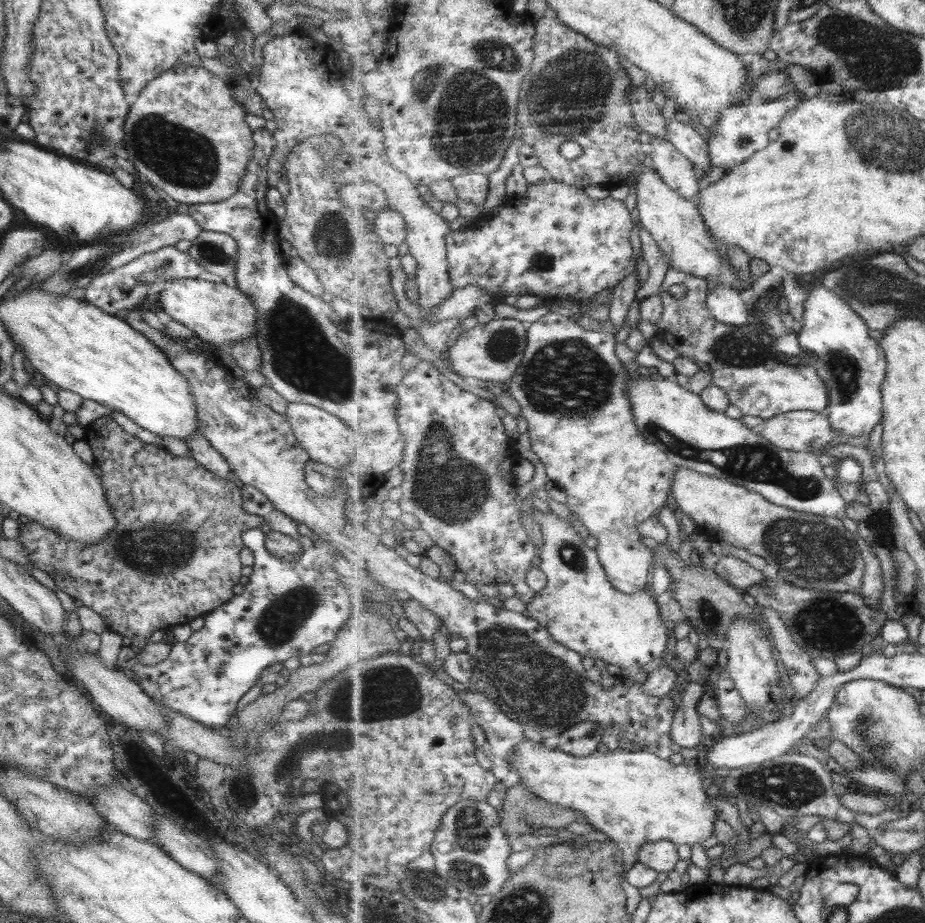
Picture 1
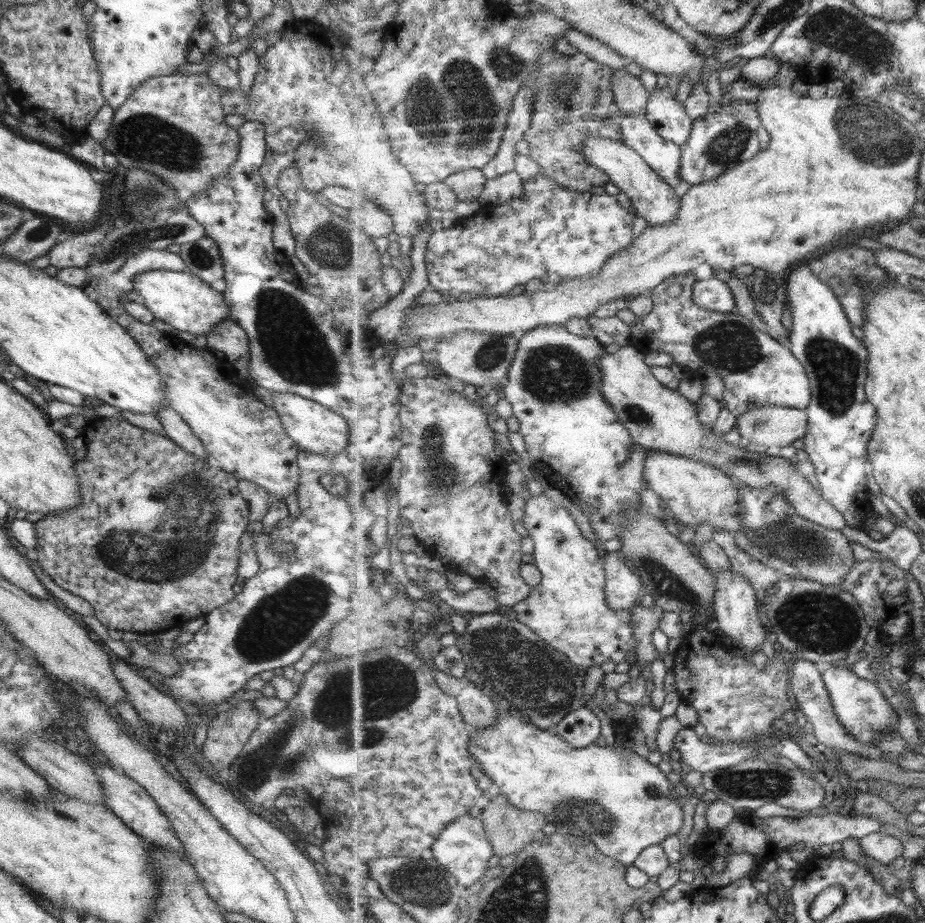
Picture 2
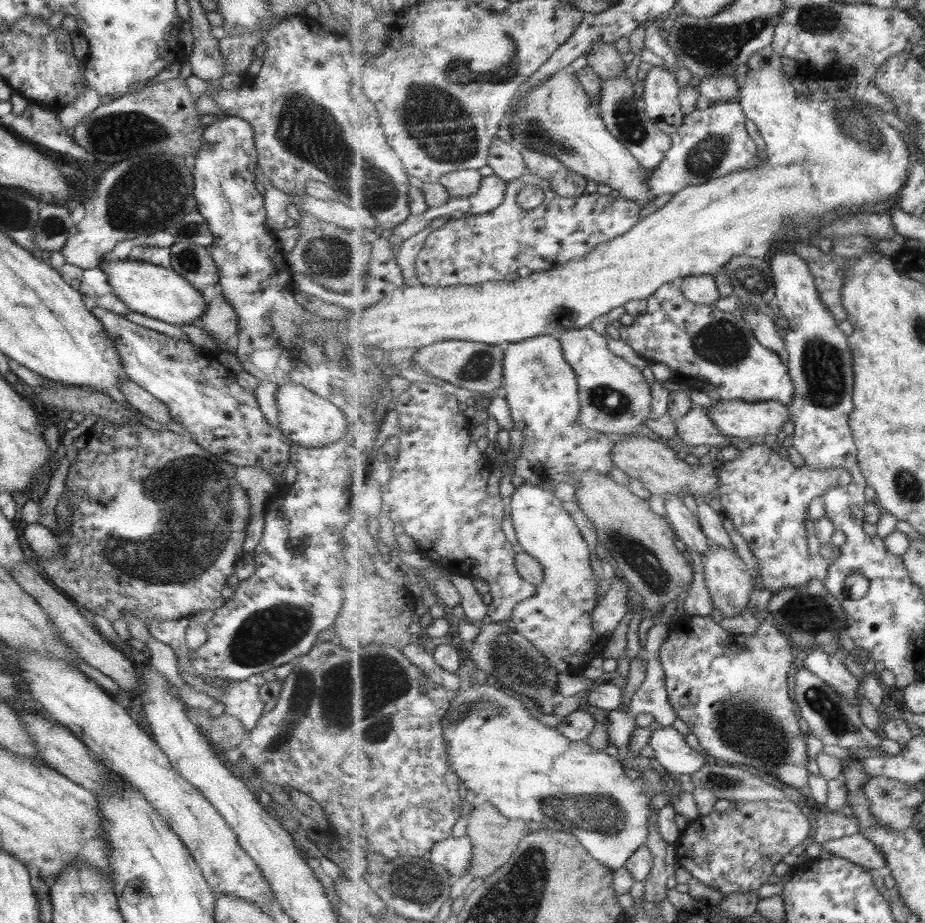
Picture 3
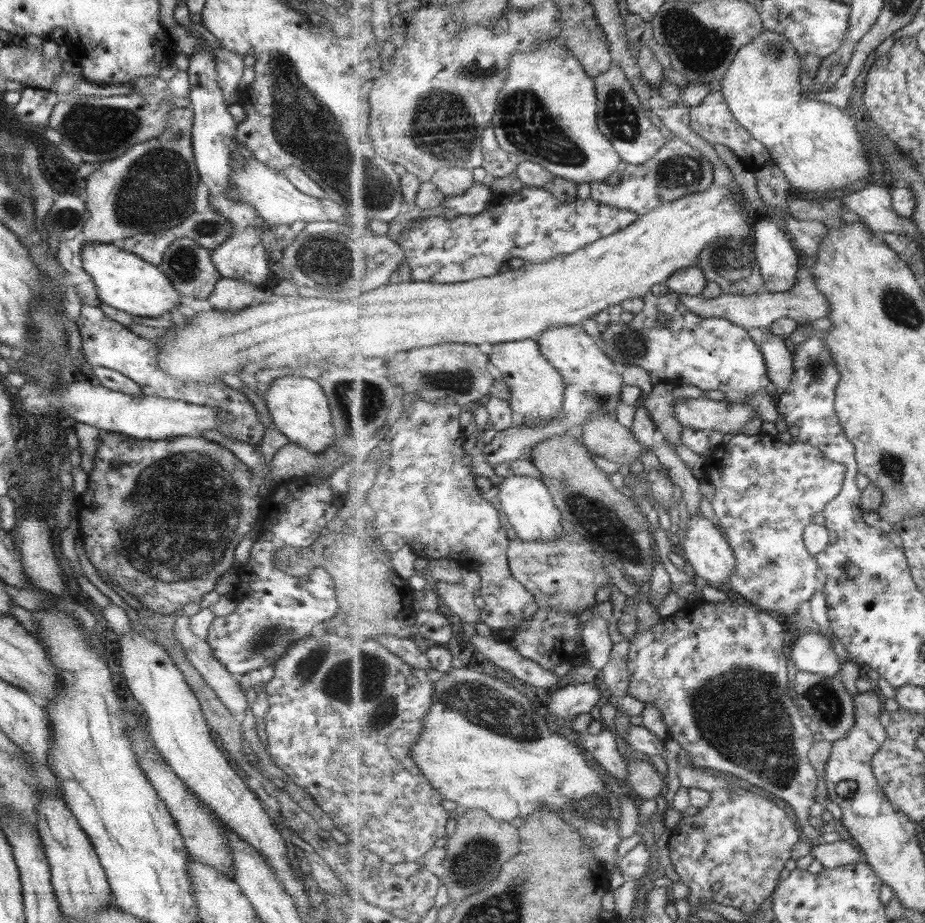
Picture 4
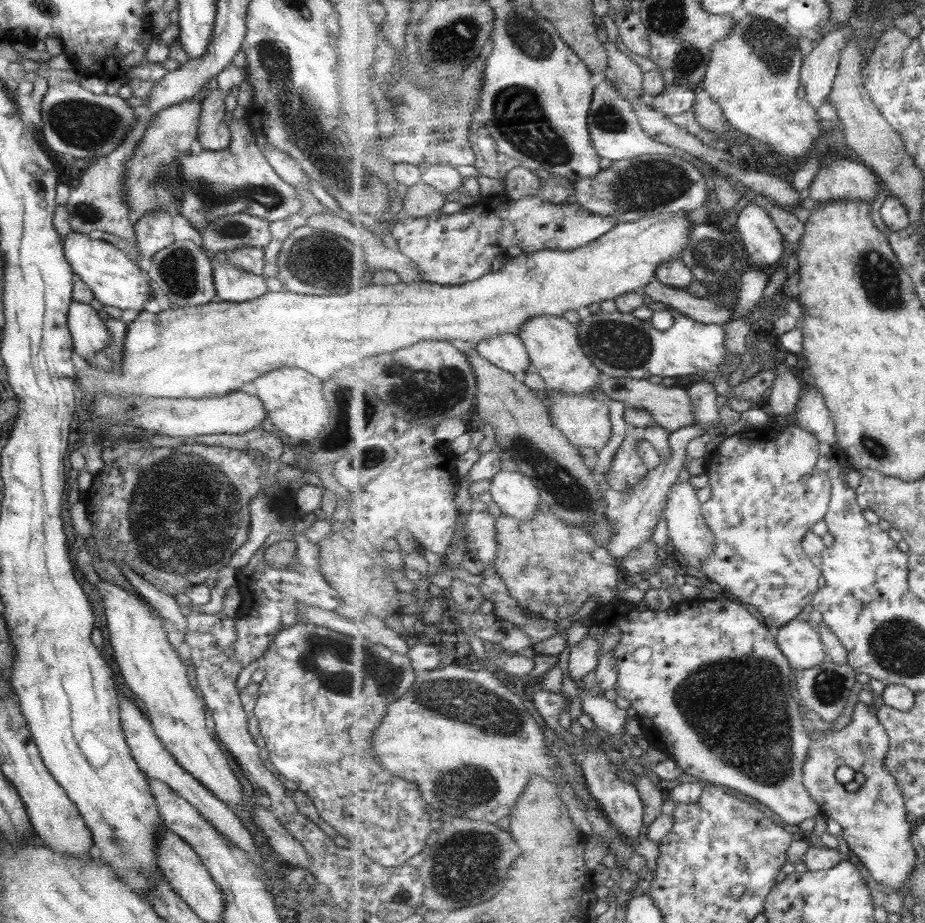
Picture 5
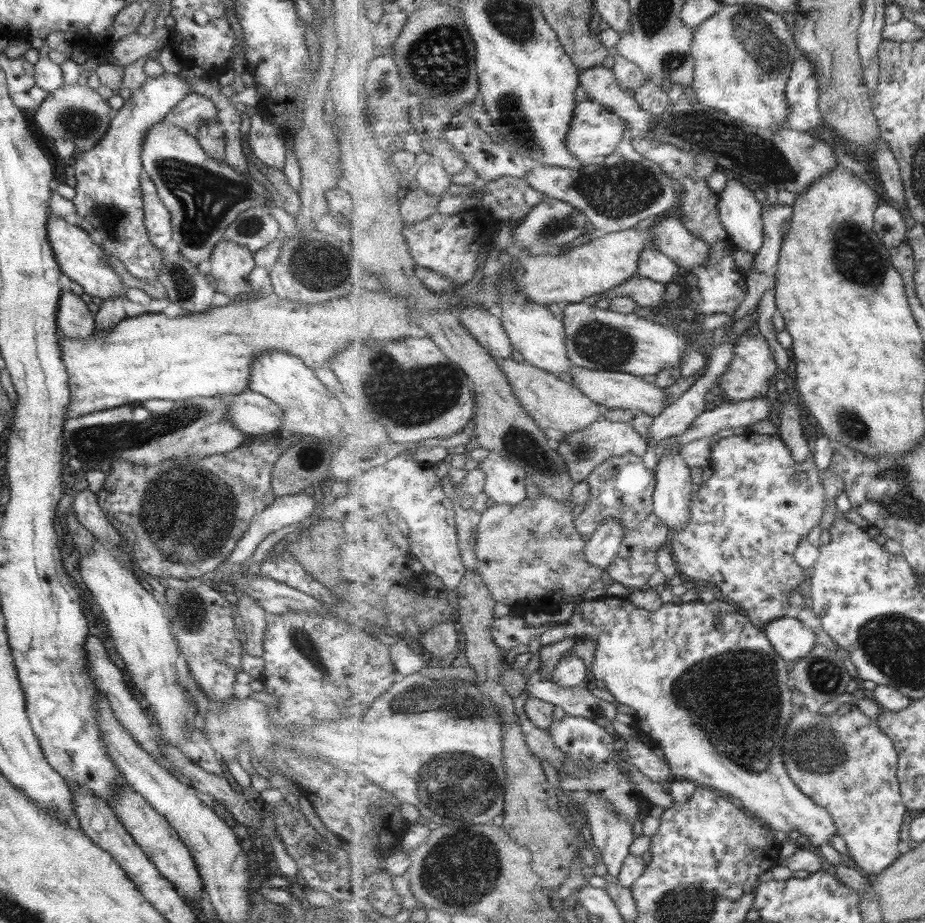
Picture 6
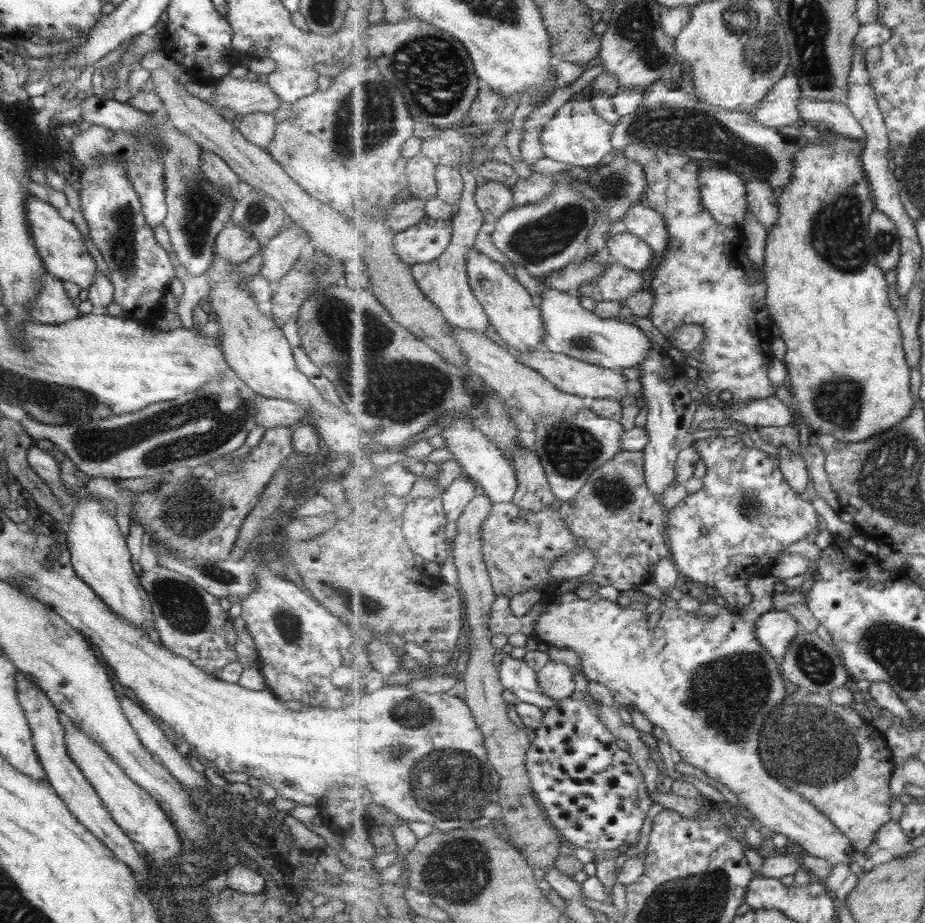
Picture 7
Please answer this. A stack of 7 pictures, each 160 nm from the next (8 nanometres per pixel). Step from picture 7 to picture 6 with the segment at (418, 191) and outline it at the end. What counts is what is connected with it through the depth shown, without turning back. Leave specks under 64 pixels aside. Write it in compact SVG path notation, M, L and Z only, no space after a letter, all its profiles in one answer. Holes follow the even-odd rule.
M429 156L426 162L418 167L414 178L414 186L421 187L431 195L448 194L451 186L451 174L447 172L439 157Z

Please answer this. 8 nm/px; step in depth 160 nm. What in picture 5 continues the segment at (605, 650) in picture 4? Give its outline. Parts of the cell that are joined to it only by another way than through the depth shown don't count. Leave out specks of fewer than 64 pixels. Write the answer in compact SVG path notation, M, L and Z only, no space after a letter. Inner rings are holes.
M586 636L577 646L570 649L568 656L568 676L579 682L583 676L587 676L591 670L598 667L602 644Z

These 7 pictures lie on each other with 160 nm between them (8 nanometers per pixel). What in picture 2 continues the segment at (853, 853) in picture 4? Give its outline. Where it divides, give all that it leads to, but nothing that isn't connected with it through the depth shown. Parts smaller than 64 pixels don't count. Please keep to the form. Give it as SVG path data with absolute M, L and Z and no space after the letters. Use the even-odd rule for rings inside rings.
M880 830L858 839L858 844L866 856L888 865L903 855L903 843L891 836L883 834Z

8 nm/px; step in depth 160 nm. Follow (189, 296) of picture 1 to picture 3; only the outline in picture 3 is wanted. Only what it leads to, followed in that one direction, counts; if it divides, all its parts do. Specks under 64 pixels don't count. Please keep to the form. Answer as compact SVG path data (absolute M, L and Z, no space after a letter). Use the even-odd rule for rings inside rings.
M129 258L120 261L106 261L103 259L98 267L105 274L107 284L111 287L112 294L117 296L127 310L181 326L192 324L204 311L201 293L195 290L182 276L179 276L170 267L163 268L143 261L134 261Z

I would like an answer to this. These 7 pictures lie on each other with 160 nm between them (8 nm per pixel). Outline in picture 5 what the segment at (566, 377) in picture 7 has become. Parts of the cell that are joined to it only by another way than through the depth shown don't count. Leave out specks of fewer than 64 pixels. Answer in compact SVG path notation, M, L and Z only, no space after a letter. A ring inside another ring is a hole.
M612 377L612 379L604 380L600 384L600 390L607 394L610 400L624 402L626 407L631 405L653 413L653 419L655 419L657 424L669 432L697 424L697 417L695 417L695 411L693 411L688 389L678 386L678 384L674 387L665 387L661 383L654 384L653 382L649 382L648 379Z

